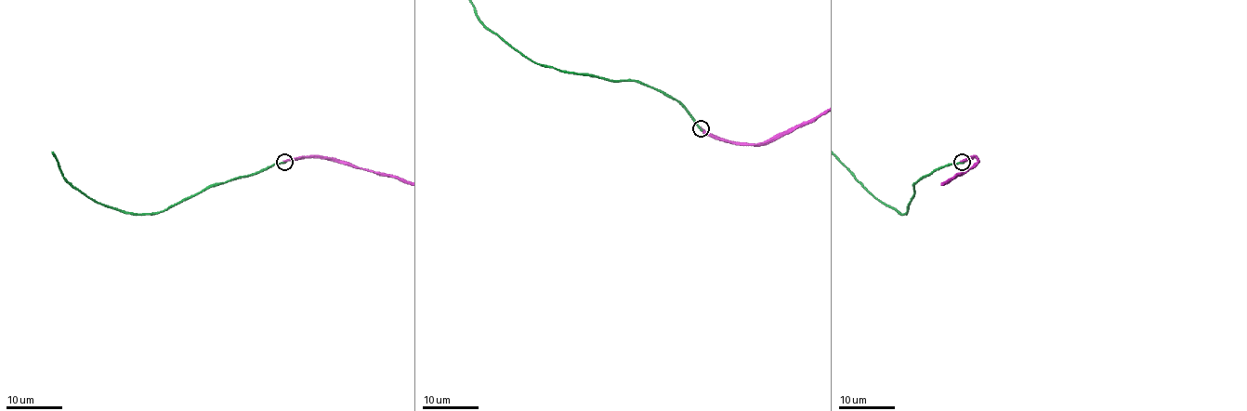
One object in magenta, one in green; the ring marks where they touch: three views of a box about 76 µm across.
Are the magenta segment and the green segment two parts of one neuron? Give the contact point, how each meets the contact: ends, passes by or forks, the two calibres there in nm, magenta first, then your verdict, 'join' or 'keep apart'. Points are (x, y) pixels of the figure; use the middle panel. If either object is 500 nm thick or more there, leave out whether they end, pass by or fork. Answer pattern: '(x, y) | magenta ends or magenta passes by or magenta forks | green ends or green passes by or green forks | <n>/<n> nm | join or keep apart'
(701, 128) | magenta ends | green ends | 360/320 nm | keep apart

